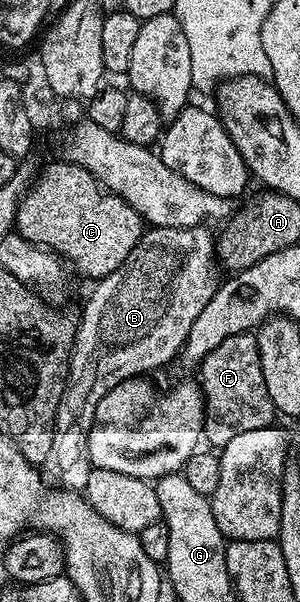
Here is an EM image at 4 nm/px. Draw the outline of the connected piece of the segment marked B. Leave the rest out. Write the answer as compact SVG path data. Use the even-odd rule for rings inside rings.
M154 226L146 229L141 235L139 244L111 272L100 279L93 290L93 295L85 302L85 311L79 314L77 335L73 338L73 350L69 354L69 376L65 380L65 391L57 409L57 419L53 421L53 439L51 452L43 463L43 474L49 478L54 487L66 490L84 491L87 476L90 472L89 433L95 416L95 408L111 388L115 388L127 378L148 375L148 370L157 370L169 361L176 359L187 340L187 332L191 332L191 324L203 308L207 308L207 300L215 296L219 285L213 279L214 235L208 234L205 226L191 228L163 228Z

